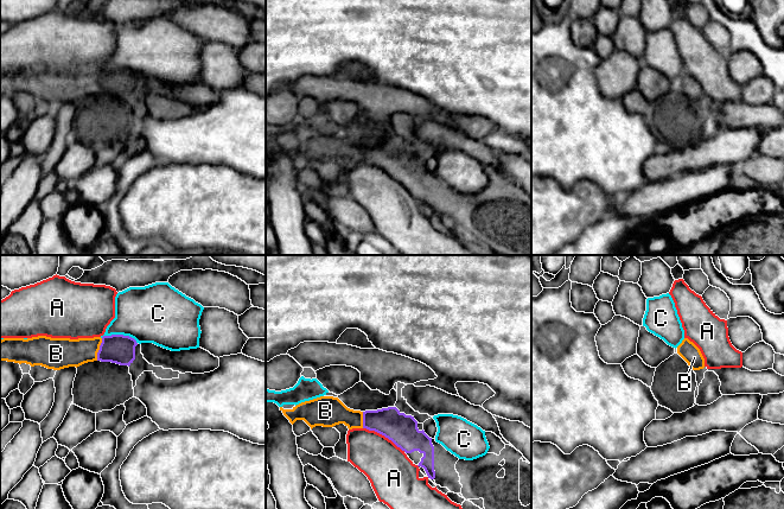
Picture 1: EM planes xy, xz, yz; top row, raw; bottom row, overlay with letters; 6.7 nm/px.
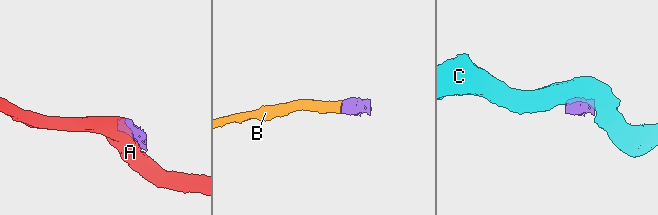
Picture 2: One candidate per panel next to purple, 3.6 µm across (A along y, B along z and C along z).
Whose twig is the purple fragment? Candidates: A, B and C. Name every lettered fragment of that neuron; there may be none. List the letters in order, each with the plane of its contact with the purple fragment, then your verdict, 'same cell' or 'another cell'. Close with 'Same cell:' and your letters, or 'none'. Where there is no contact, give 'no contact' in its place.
A: contact in xz; another cell
B: contact in xy; same cell
C: contact in xy; another cell
Same cell: B

